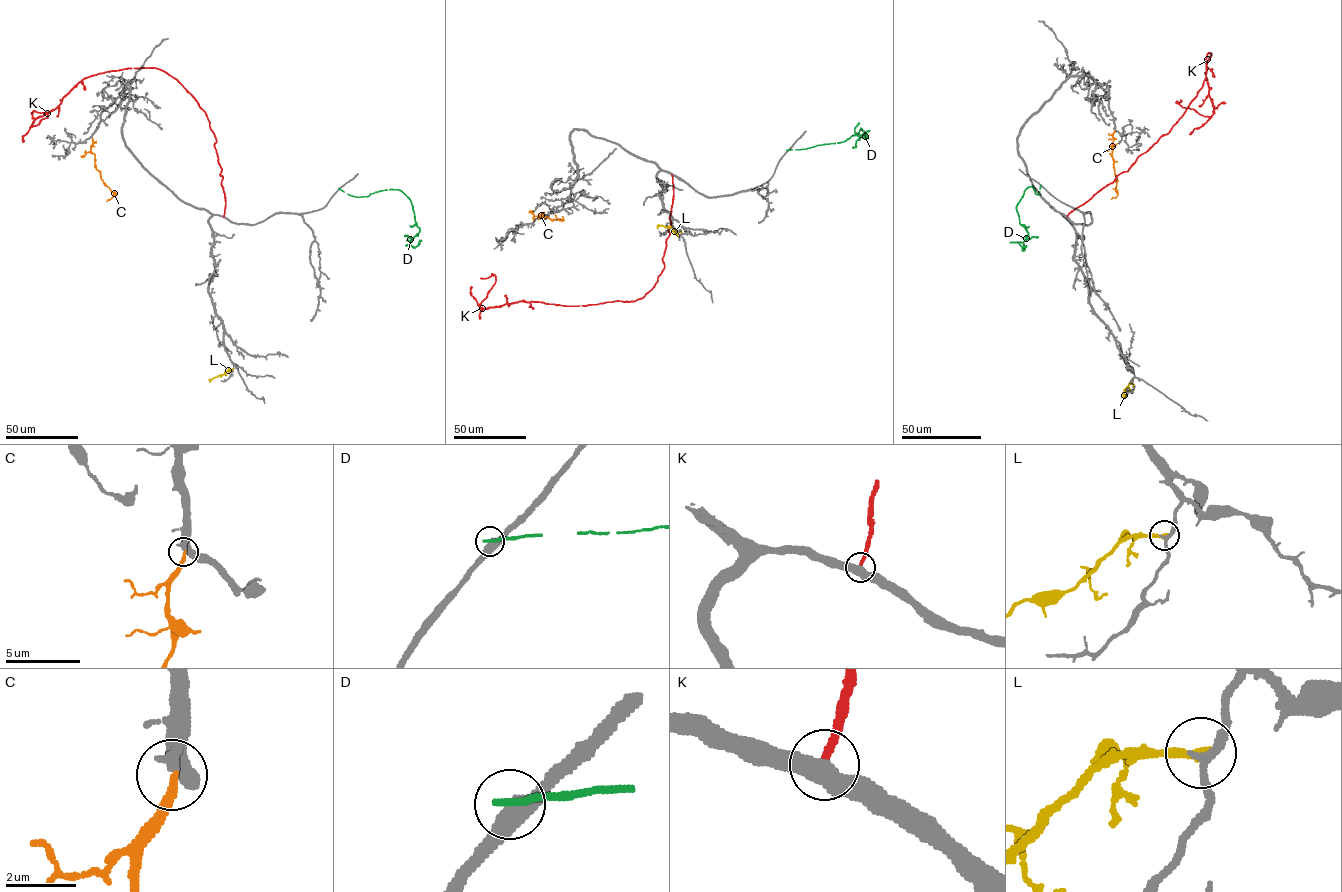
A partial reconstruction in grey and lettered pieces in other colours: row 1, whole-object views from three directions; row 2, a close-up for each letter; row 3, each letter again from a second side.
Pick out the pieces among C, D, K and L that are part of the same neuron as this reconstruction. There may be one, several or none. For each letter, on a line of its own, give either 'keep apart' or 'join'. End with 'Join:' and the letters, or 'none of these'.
C: join
D: keep apart
K: keep apart
L: keep apart
Join: C

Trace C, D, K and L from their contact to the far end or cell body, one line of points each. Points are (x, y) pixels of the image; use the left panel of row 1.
C: (92, 138), (91, 151), (95, 155), (95, 166), (114, 194), (107, 201)
D: (339, 188), (359, 197), (387, 189), (400, 190), (410, 200), (419, 229), (410, 245), (415, 247), (421, 241)
K: (223, 216), (209, 122), (164, 71), (98, 73), (31, 126), (37, 125), (47, 114), (33, 111)
L: (232, 369), (209, 379)

